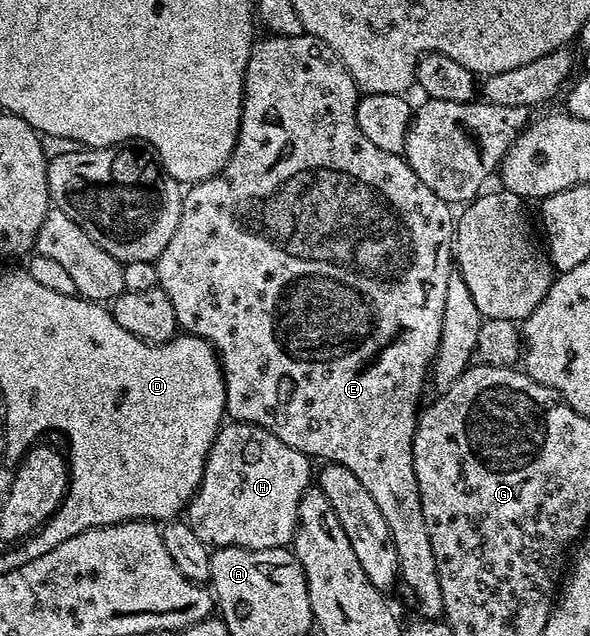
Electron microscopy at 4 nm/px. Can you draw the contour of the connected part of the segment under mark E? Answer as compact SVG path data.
M306 33L295 36L264 37L268 38L262 39L261 42L259 39L253 45L250 60L246 64L244 99L240 109L240 127L238 128L236 143L232 149L232 157L217 174L201 182L193 182L183 191L182 216L178 216L178 228L174 228L174 236L170 236L170 244L166 244L166 248L162 248L162 256L158 256L155 260L159 287L166 292L166 296L170 298L170 304L174 306L177 327L185 334L193 334L195 338L205 338L216 349L220 367L224 373L224 387L226 388L224 409L227 417L234 422L249 422L255 426L266 428L270 432L274 432L274 436L278 436L278 440L282 440L282 444L290 444L290 448L298 448L298 452L308 455L313 460L324 458L320 460L325 463L342 464L342 468L350 468L350 472L354 472L354 476L358 476L360 483L366 487L366 492L370 492L370 496L374 496L374 504L378 504L382 516L386 516L390 536L394 536L394 549L398 552L400 582L403 585L408 585L408 590L412 593L417 608L420 609L419 617L421 619L440 620L444 618L442 584L438 580L438 564L434 560L434 548L430 548L430 532L426 528L426 516L422 512L418 476L414 472L412 445L414 444L418 411L422 406L420 397L424 394L424 381L429 381L430 371L436 361L436 350L440 346L440 337L442 336L442 304L446 304L446 280L454 268L454 210L449 203L442 201L438 196L434 196L434 192L430 192L430 188L426 188L426 184L422 184L422 180L418 180L416 173L408 167L407 161L401 155L382 152L382 148L378 148L378 144L374 144L372 141L366 140L366 136L362 136L362 128L358 128L358 120L356 119L356 106L362 97L361 91L358 89L356 81L350 76L346 64L342 64L342 60L338 60L338 56L334 52L334 48L330 48L330 44L322 44L322 40L318 40Z

